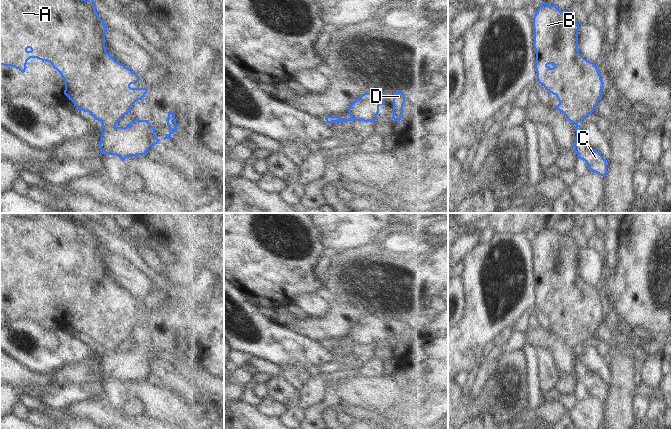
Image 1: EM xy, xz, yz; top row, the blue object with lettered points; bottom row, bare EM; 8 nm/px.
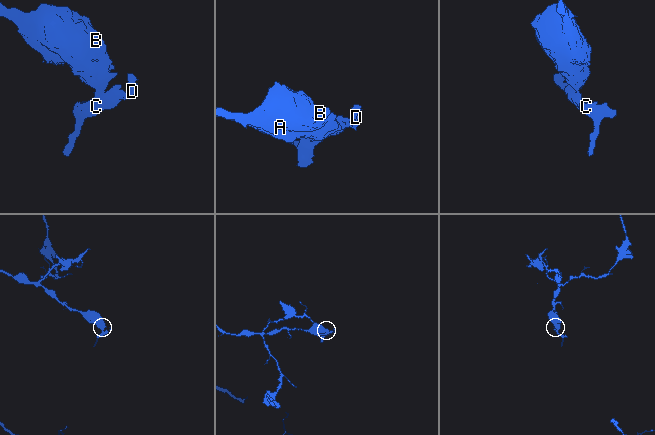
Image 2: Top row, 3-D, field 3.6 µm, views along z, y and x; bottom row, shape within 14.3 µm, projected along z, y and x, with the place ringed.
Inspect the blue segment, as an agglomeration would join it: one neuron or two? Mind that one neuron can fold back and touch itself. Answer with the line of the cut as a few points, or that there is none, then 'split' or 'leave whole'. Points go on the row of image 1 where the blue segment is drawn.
cut in xy along (102, 124), (115, 126); split

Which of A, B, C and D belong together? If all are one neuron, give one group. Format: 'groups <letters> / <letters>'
groups A B / C D

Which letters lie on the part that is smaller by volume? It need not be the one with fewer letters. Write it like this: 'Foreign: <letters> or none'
Foreign: C, D

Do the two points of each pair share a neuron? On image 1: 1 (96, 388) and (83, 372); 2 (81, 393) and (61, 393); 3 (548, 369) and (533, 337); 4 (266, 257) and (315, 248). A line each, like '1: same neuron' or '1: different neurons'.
1: different neurons
2: same neuron
3: different neurons
4: same neuron

